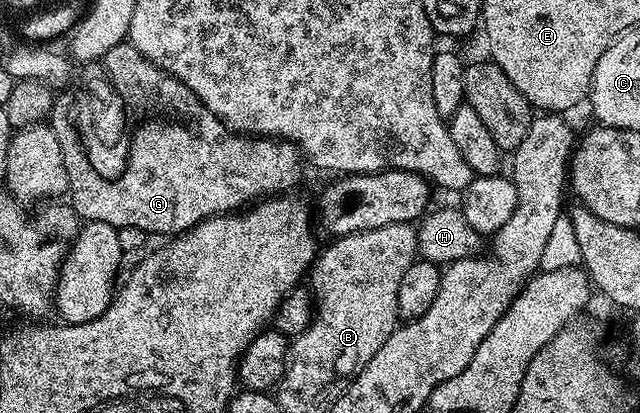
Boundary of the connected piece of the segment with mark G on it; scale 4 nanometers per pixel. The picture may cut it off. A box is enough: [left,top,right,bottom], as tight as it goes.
[48,42,304,238]

